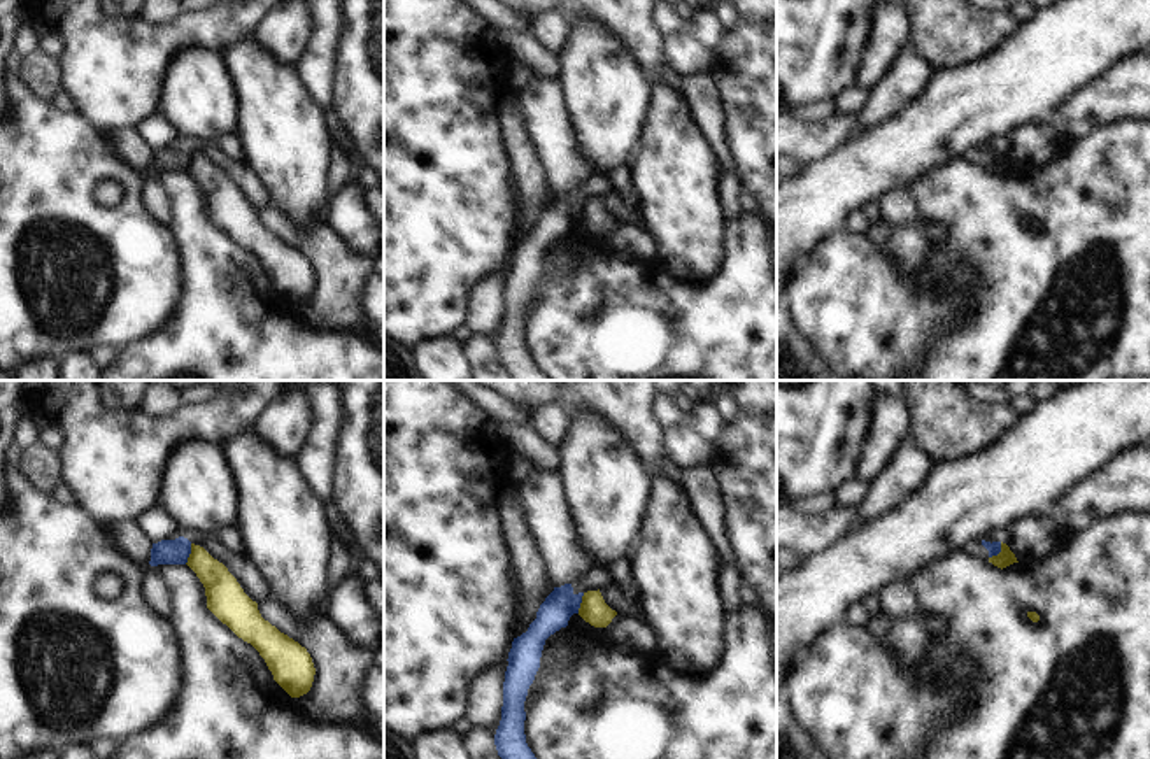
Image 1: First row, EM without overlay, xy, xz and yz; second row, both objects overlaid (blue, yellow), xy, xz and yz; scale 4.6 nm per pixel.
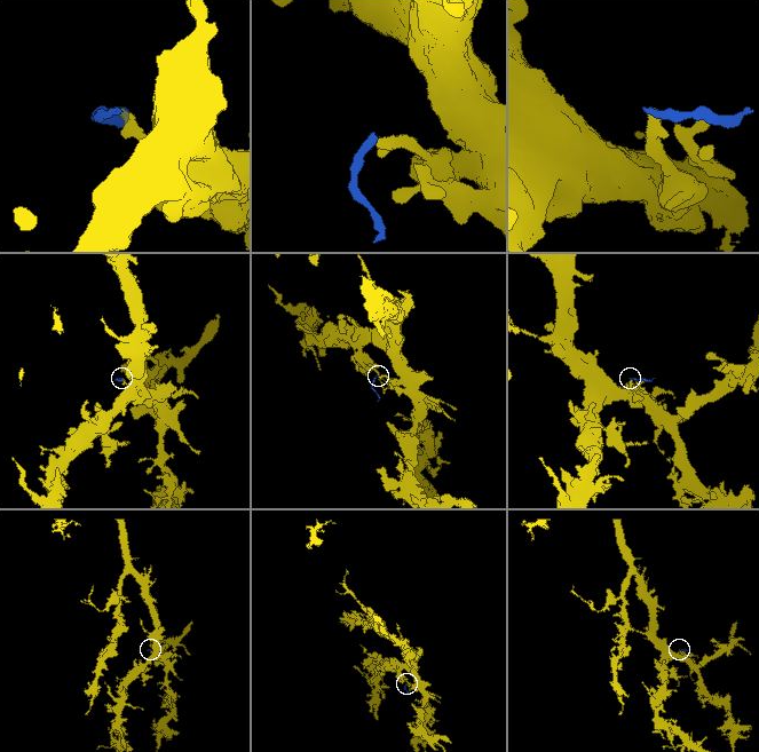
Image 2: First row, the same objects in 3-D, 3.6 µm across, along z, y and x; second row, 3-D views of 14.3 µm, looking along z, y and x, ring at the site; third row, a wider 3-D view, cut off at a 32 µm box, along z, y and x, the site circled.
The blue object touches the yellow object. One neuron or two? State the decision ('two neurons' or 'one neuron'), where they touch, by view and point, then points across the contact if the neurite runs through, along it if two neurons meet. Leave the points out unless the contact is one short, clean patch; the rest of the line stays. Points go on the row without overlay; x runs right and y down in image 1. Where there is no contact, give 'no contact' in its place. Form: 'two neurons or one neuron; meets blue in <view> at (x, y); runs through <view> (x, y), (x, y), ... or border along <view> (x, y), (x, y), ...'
two neurons; meets blue in yz at (998, 160); border along yz (1001, 149), (1001, 156), (989, 165)

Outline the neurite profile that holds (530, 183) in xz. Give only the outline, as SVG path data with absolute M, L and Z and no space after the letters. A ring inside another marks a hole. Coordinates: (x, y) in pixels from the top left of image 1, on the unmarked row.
M508 95L501 105L498 123L501 128L505 154L510 163L519 205L517 233L514 240L517 245L528 238L529 231L536 226L540 212L549 203L545 196L547 179L536 154L528 144L519 102L512 95Z

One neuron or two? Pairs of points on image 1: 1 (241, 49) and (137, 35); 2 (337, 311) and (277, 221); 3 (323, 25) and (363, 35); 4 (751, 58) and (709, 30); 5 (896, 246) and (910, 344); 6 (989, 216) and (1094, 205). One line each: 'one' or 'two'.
1: one
2: one
3: two
4: two
5: two
6: one

